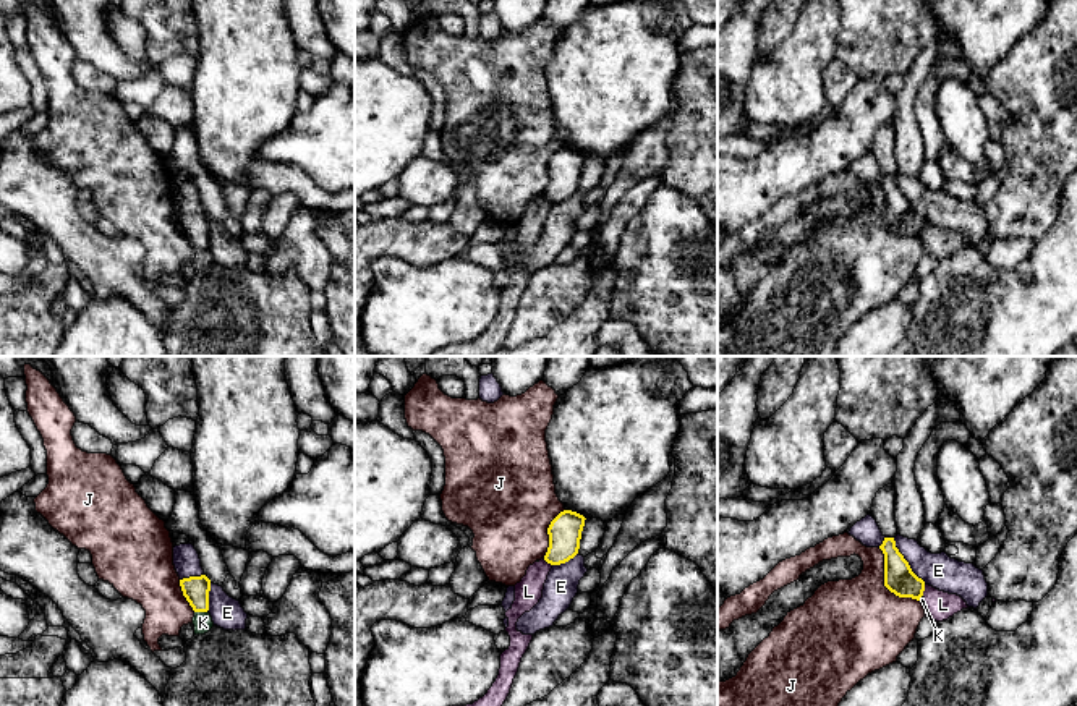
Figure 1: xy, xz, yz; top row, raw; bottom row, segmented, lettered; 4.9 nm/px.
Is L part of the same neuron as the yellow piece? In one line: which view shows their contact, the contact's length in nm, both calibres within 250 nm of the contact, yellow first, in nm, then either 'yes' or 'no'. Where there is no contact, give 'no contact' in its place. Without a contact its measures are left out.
yz | 60 nm | 150/150 nm | no

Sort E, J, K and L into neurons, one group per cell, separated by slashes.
E / J / K L

